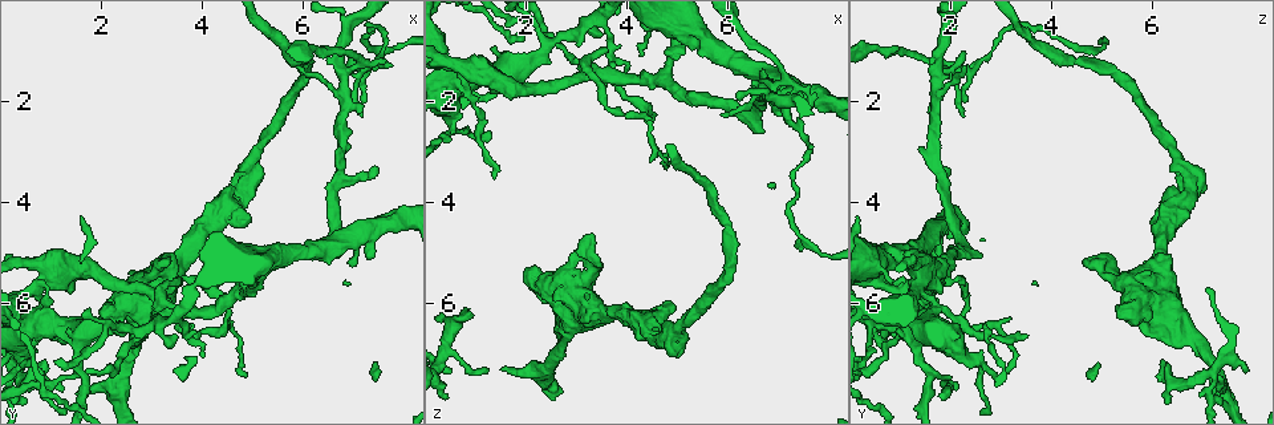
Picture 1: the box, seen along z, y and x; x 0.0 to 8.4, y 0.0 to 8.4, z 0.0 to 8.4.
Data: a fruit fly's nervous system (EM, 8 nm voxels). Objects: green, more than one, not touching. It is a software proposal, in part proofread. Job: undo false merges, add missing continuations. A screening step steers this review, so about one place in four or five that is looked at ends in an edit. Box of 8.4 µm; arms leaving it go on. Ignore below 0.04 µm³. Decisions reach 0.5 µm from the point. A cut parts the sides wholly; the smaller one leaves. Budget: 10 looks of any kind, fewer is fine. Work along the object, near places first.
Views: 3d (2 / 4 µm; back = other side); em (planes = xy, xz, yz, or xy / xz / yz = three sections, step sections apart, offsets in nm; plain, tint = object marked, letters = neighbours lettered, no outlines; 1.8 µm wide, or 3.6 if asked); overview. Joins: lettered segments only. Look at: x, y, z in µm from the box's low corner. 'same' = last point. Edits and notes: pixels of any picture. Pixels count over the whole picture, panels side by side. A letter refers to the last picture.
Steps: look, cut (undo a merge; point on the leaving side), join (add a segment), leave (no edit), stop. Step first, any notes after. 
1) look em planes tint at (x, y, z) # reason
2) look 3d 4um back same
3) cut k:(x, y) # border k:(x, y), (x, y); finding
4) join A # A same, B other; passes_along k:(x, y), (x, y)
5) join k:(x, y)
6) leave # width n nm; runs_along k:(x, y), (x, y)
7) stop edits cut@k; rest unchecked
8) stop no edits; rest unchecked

look 3d 2um at (3.50, 5.15, 5.30) # thin end

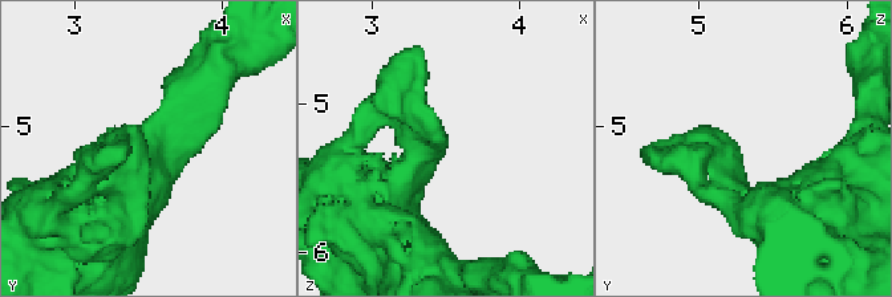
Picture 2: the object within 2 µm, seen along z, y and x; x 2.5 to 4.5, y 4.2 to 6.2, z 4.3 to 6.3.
look em yz step 16 tint at (3.50, 5.10, 5.26) # need the tissue

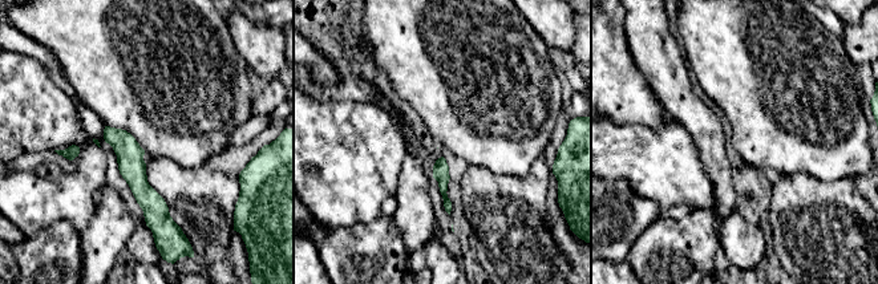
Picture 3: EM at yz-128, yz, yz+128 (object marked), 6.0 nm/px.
look em planes letters same # cut it another way

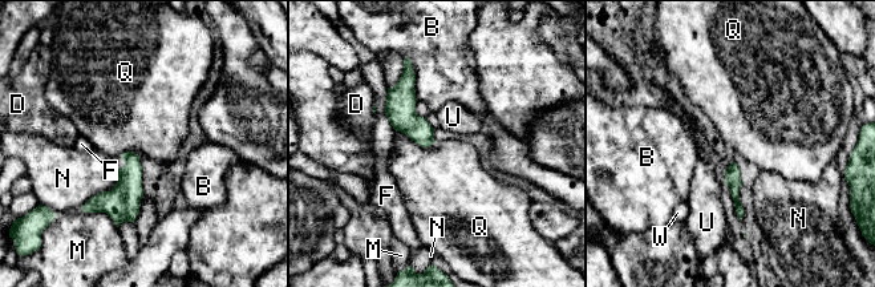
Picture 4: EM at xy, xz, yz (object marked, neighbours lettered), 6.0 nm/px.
leave # width 90 nm; B other, D other, F other, M other, N other, Q other, U other, W other; border 4:(396, 130), (422, 146), (434, 142); no lettered segment goes on from it

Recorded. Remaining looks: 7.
look em xy step 4 tint at (1.40, 6.60, 3.50) # branch stops here

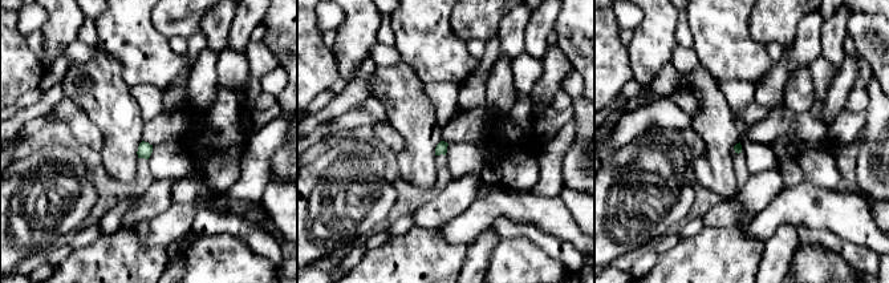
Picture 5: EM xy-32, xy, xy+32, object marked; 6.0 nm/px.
look em xz step 4 letters same

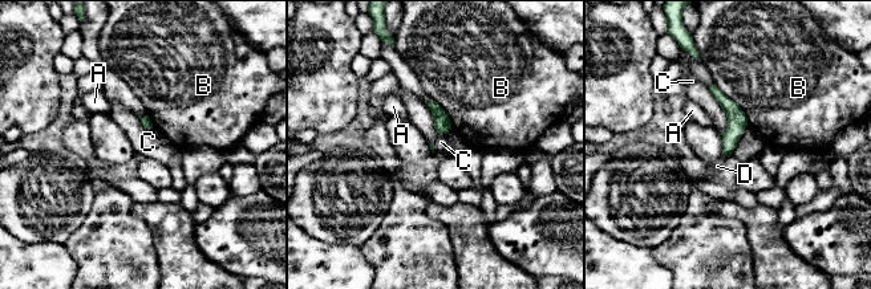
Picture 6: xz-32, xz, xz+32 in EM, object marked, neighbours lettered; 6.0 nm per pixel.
join 6:(717, 166) # longest_contact B 340 nm; A other, B other, C other, D same; passes_along 6:(737, 121), (726, 155), (717, 166); the neuron continues

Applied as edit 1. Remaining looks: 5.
stop edits join@6; rest unchecked

